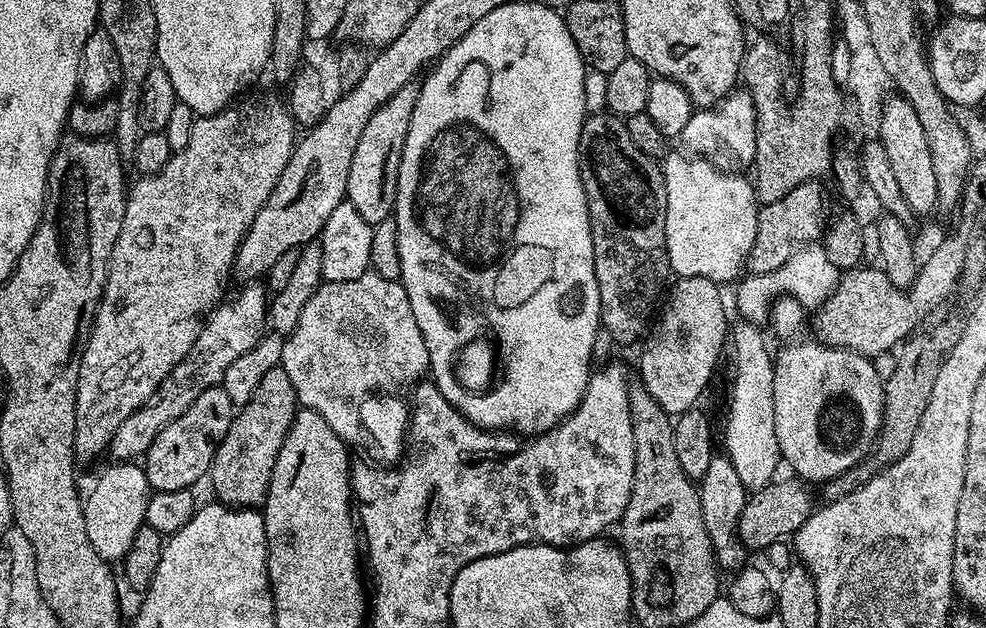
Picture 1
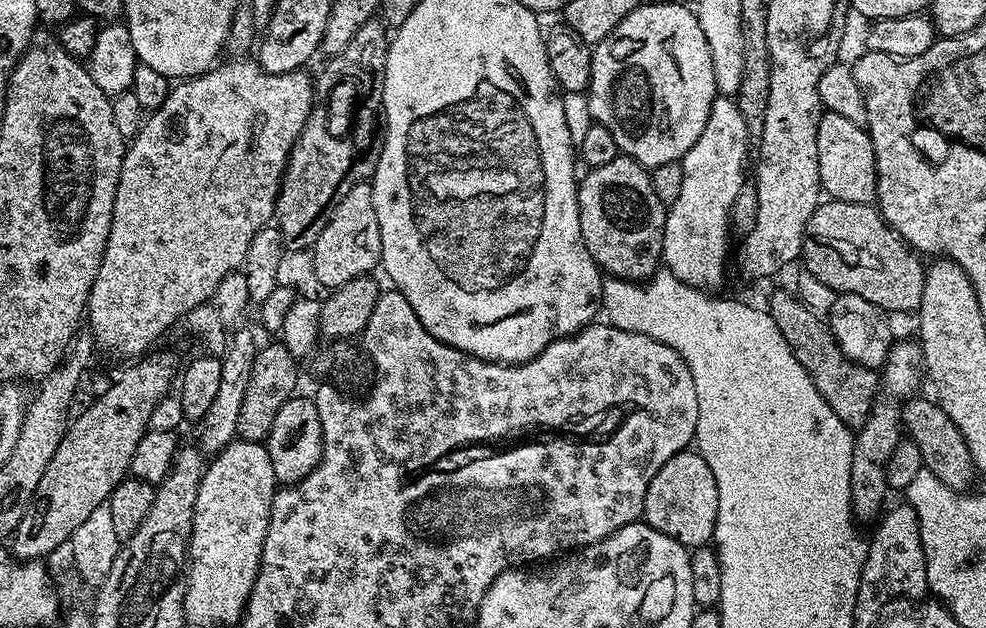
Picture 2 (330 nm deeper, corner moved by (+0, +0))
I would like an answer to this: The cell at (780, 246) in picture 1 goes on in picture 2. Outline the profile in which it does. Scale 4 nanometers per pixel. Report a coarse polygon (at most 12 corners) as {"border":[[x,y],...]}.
{"border":[[825,199],[802,264],[837,294],[919,309],[923,260],[872,204]]}

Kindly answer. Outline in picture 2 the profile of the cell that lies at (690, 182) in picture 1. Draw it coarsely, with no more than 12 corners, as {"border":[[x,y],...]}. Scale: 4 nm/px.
{"border":[[717,95],[667,205],[662,264],[716,290],[744,188],[746,122]]}

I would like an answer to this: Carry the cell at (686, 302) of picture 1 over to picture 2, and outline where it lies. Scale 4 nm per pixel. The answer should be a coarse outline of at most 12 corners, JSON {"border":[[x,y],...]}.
{"border":[[687,448],[651,479],[642,518],[693,548],[712,540],[718,486]]}

